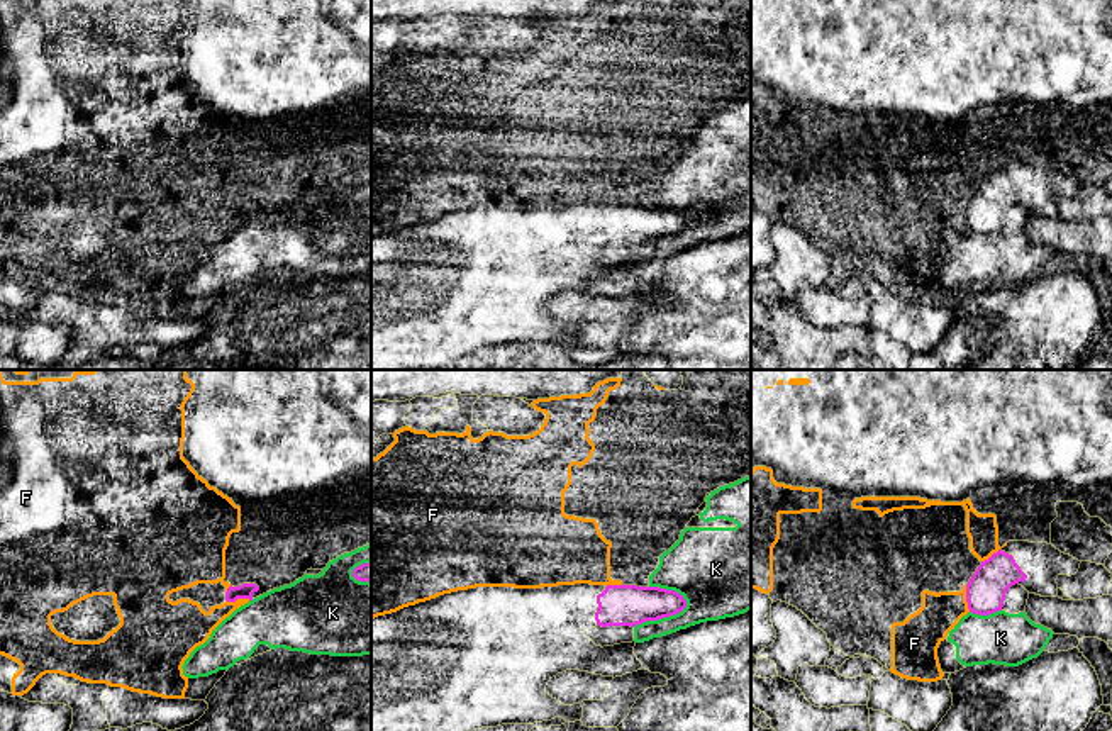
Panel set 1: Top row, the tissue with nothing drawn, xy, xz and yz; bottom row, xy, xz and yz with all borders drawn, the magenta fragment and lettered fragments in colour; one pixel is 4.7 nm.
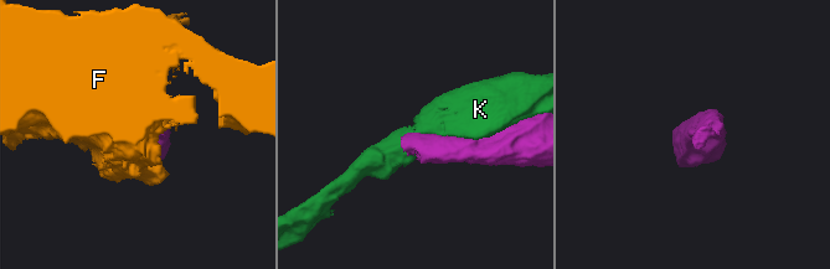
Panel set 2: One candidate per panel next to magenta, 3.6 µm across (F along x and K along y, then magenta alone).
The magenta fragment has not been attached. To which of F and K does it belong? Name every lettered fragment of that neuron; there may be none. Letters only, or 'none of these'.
none of these

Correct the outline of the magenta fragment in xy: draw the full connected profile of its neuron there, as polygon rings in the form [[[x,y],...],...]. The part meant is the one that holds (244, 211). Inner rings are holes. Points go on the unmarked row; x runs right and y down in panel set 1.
[[[222,202],[219,204],[198,204],[190,209],[183,209],[170,214],[170,220],[176,222],[180,219],[190,219],[198,222],[205,232],[208,232],[214,226],[220,226],[225,220],[236,222],[237,219],[253,220],[253,214],[258,212],[259,207],[256,204],[242,204],[239,207],[225,209]]]

